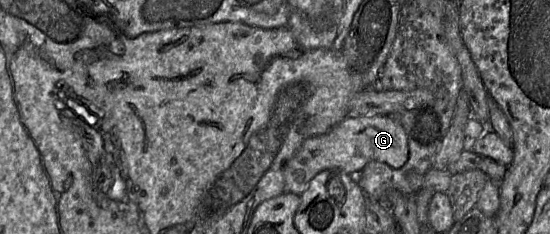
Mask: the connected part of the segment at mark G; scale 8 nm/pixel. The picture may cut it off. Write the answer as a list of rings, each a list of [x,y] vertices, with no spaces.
[[[349,115],[327,133],[306,139],[284,165],[285,192],[301,196],[310,180],[321,171],[338,169],[357,175],[371,161],[379,161],[393,168],[402,167],[409,157],[406,132],[395,116]]]

